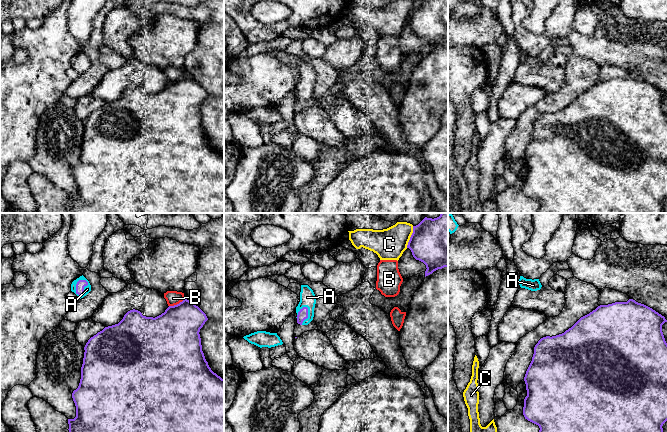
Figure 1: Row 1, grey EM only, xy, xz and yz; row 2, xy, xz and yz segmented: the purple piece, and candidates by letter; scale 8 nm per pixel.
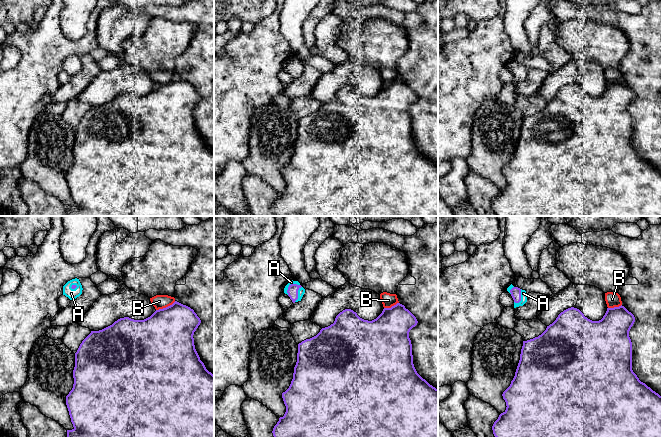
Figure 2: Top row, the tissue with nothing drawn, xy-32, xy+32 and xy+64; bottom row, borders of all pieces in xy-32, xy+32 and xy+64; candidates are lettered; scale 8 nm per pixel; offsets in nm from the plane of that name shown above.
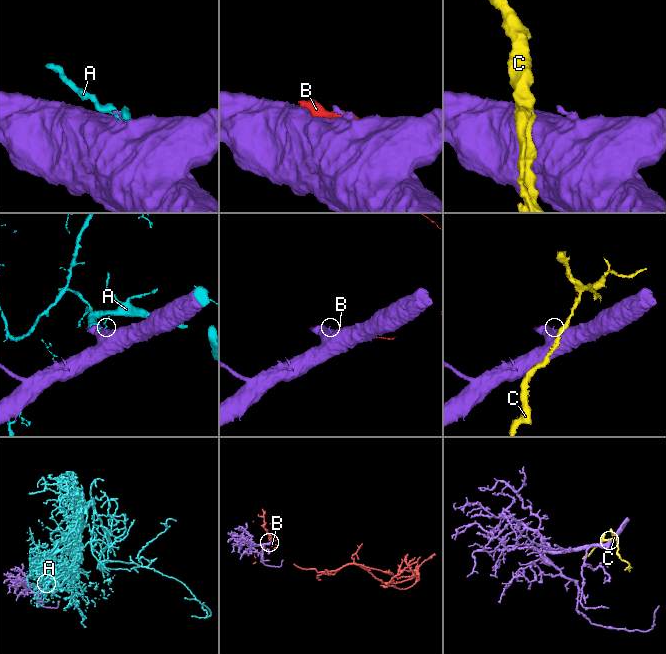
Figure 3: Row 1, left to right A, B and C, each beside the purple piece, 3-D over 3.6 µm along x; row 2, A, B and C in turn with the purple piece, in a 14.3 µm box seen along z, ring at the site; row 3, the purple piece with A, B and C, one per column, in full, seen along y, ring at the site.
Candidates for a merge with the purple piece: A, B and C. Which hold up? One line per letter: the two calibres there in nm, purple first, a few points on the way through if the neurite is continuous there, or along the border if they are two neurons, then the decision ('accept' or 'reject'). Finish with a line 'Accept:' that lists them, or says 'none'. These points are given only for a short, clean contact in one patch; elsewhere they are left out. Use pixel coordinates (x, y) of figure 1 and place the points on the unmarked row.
A: 70/60 nm | accept
B: 400/110 nm | reject
C: 360/260 nm | reject
Accept: A

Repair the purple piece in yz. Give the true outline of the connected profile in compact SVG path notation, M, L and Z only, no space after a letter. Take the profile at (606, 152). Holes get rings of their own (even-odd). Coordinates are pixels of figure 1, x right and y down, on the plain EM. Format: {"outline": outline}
{"outline": "M629 75L627 78L600 81L564 109L541 114L534 123L532 137L524 153L527 172L523 183L525 195L539 202L538 213L664 213L662 202L667 197L667 119L662 101L665 98L665 93L652 84Z"}

